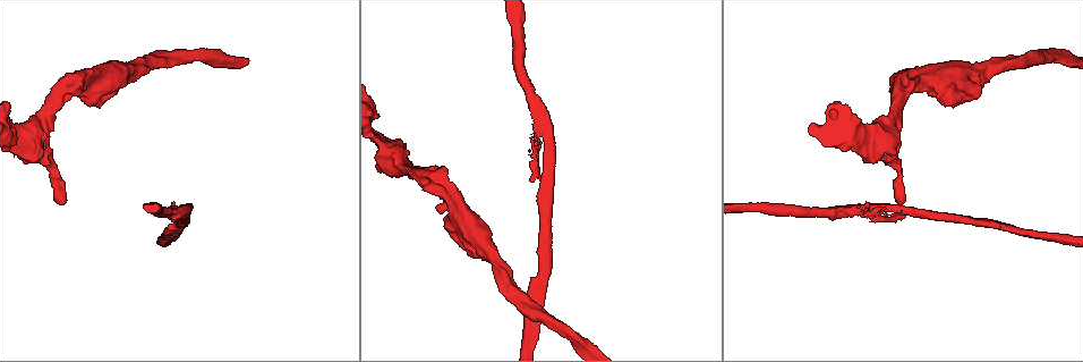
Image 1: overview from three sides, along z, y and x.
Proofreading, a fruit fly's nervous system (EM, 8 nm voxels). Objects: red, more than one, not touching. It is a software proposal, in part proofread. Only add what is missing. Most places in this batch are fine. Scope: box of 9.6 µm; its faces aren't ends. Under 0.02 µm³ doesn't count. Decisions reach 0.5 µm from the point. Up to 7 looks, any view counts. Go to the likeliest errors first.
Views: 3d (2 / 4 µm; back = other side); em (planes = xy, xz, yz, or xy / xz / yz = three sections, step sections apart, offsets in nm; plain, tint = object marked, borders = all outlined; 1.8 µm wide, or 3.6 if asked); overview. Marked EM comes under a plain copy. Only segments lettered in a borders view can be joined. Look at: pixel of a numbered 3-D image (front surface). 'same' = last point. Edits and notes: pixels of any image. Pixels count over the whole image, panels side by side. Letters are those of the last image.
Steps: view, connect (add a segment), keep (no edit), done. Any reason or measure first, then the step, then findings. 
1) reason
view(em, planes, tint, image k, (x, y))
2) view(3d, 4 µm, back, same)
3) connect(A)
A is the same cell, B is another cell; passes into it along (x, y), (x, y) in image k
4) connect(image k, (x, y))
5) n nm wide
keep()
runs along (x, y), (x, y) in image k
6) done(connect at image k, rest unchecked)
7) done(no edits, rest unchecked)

thick end
view(3d, 4 µm, back, image 1, (935, 92))

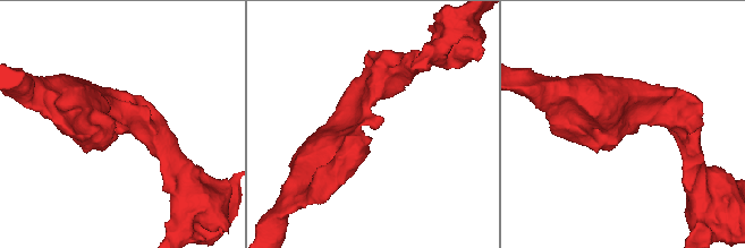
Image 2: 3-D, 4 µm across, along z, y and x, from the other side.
need the tissue
view(em, 3.6 µm, xy, step 16, borders, image 2, (126, 127))

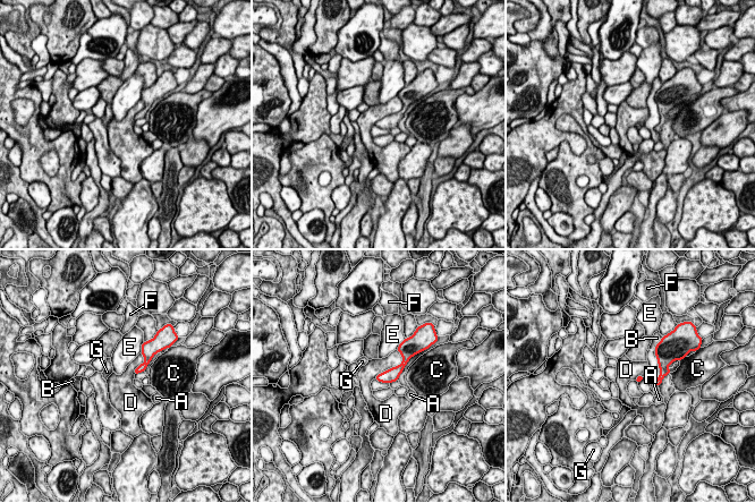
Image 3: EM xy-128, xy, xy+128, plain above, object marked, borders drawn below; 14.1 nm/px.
D touches over 550 nm
keep()
A, B, C, D, E, F and G are other cells; none of them fits

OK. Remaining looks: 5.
branch stops here
view(em, xy, step 8, tint, image 1, (901, 203))

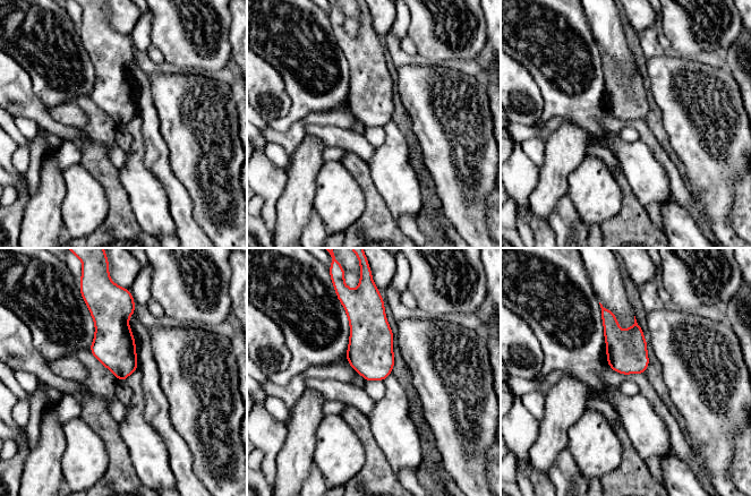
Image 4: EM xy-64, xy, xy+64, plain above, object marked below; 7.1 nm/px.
view(em, planes, borders, same)

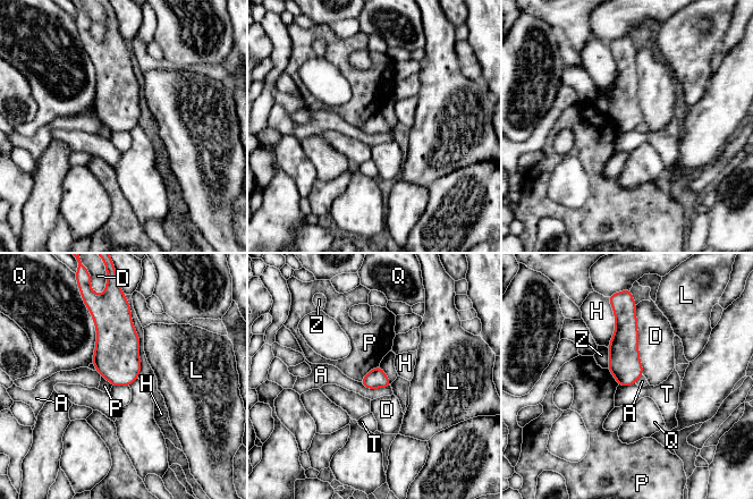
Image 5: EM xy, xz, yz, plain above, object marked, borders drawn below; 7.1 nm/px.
keep()
A, D, H, L, P, Q, T and Z are other cells; border along (635, 382), (618, 386) in image 5; no lettered segment goes on from it

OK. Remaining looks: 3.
thick turns thin
view(em, 3.6 µm, xy, step 8, tint, image 1, (126, 73))

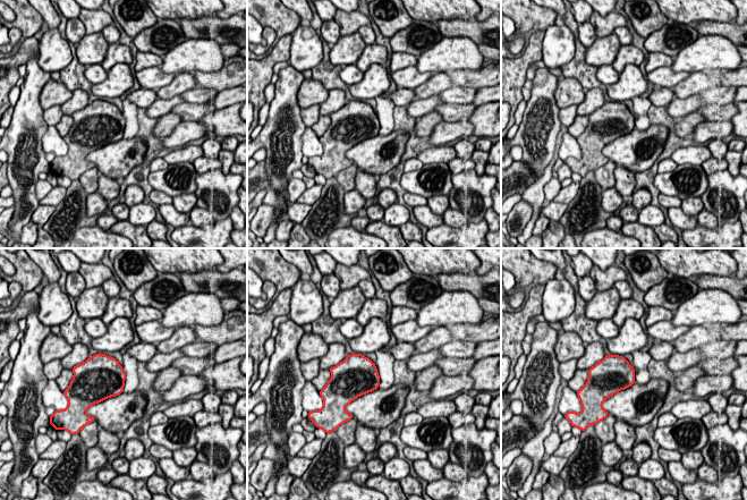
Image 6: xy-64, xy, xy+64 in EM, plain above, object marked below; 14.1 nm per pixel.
view(em, 3.6 µm, yz, step 16, borders, same)

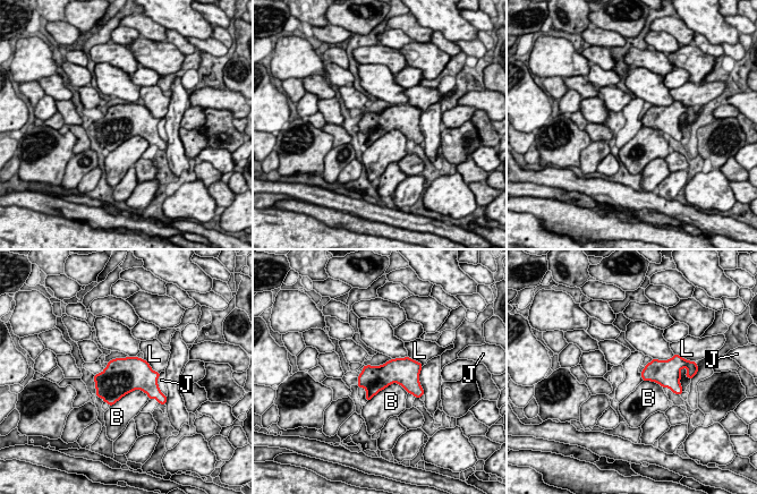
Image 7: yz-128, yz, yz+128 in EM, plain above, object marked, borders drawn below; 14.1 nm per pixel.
keep()
B, J and L are other cells; border along (407, 391), (391, 383), (367, 401) in image 7; no lettered segment goes on from it

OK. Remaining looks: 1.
done(no edits, rest unchecked)

